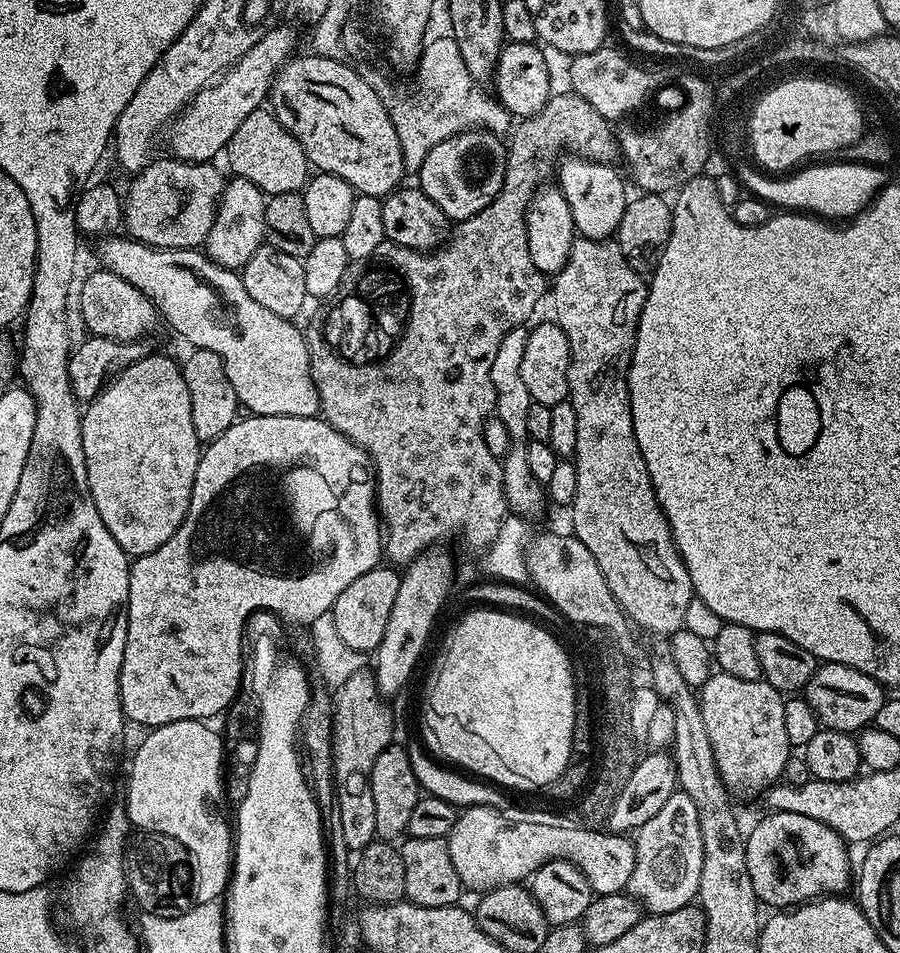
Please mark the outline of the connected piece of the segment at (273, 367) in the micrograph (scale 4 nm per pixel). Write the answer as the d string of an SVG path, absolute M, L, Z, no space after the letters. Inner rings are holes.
M104 238L99 241L100 244L96 248L96 252L100 255L99 267L106 272L113 272L122 278L126 278L126 282L130 282L130 286L134 286L138 290L142 290L142 294L146 294L148 299L152 301L153 308L157 313L177 332L180 336L185 336L189 340L192 348L205 348L206 350L214 350L214 354L218 354L222 358L222 362L226 366L226 378L230 378L230 386L234 386L234 394L240 399L241 405L251 415L254 416L315 416L320 412L320 399L318 398L318 390L312 381L312 367L310 366L310 357L308 356L308 344L304 341L304 332L296 329L291 319L287 316L279 316L274 314L274 310L266 310L266 306L261 306L259 302L254 302L254 298L250 298L250 294L246 294L246 286L244 285L243 275L239 271L224 268L221 264L216 264L203 251L194 248L152 248L148 244L143 244L141 240L133 240L125 238L125 240L116 240L120 238Z

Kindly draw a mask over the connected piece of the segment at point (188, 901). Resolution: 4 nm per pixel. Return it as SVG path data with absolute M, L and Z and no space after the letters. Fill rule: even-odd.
M148 834L126 856L128 891L141 913L158 918L178 918L186 914L194 901L190 895L190 857L188 851L169 836Z

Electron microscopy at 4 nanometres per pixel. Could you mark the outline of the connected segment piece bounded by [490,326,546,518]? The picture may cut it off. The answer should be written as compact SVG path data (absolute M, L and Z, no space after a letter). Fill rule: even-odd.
M521 326L510 330L506 338L502 338L502 346L498 346L498 354L494 354L494 363L490 365L490 382L494 382L496 391L496 407L494 409L495 419L506 426L510 438L516 442L512 449L502 458L504 466L504 493L508 499L509 509L517 516L533 518L546 505L545 485L538 483L534 474L530 474L530 465L527 461L528 415L534 409L534 401L530 390L526 390L526 382L522 378L522 353L526 350L526 338L528 328ZM520 440L522 440L520 444Z

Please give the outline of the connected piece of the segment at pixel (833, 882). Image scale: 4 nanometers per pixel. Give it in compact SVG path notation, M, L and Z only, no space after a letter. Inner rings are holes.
M775 810L767 813L765 820L760 820L746 836L746 866L750 870L750 878L754 882L756 899L761 905L769 904L772 910L788 910L829 894L844 894L848 888L848 852L845 841L837 832L829 832L822 822L814 822L814 818L806 818L806 814L790 814Z

